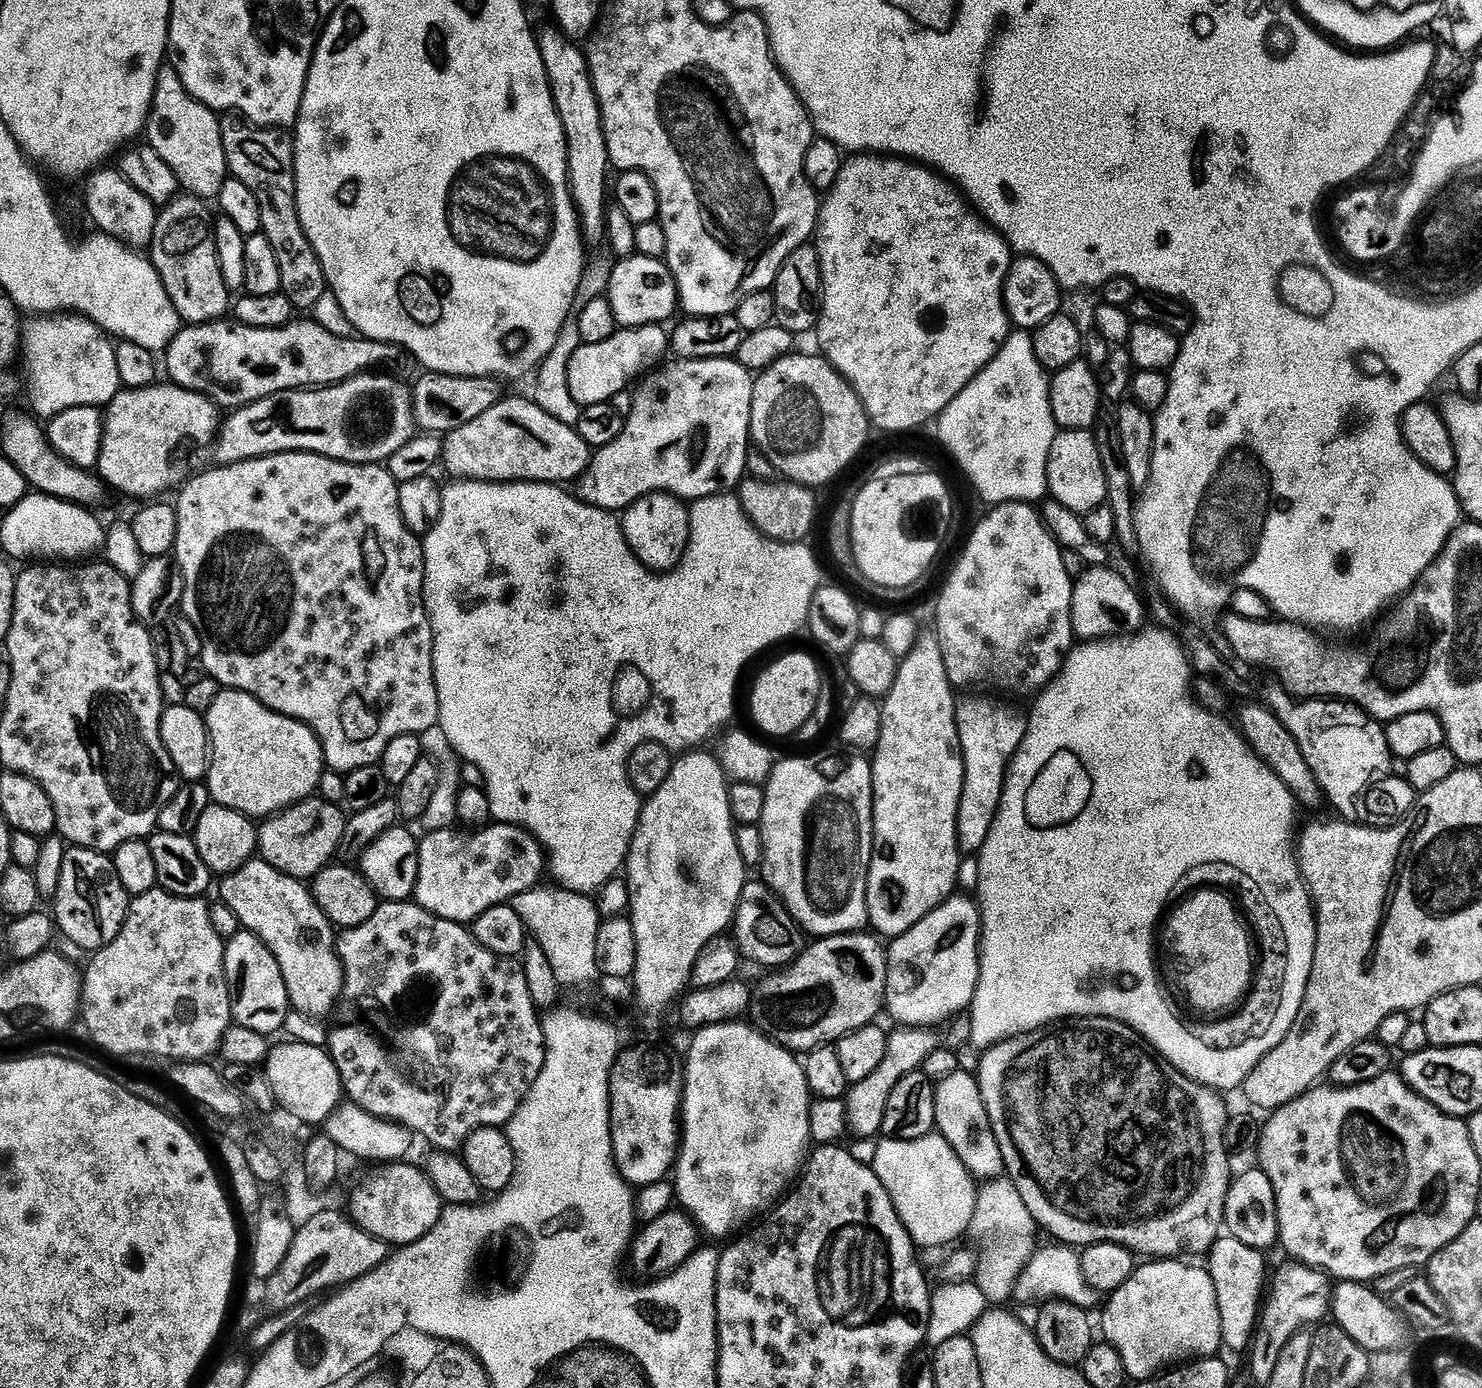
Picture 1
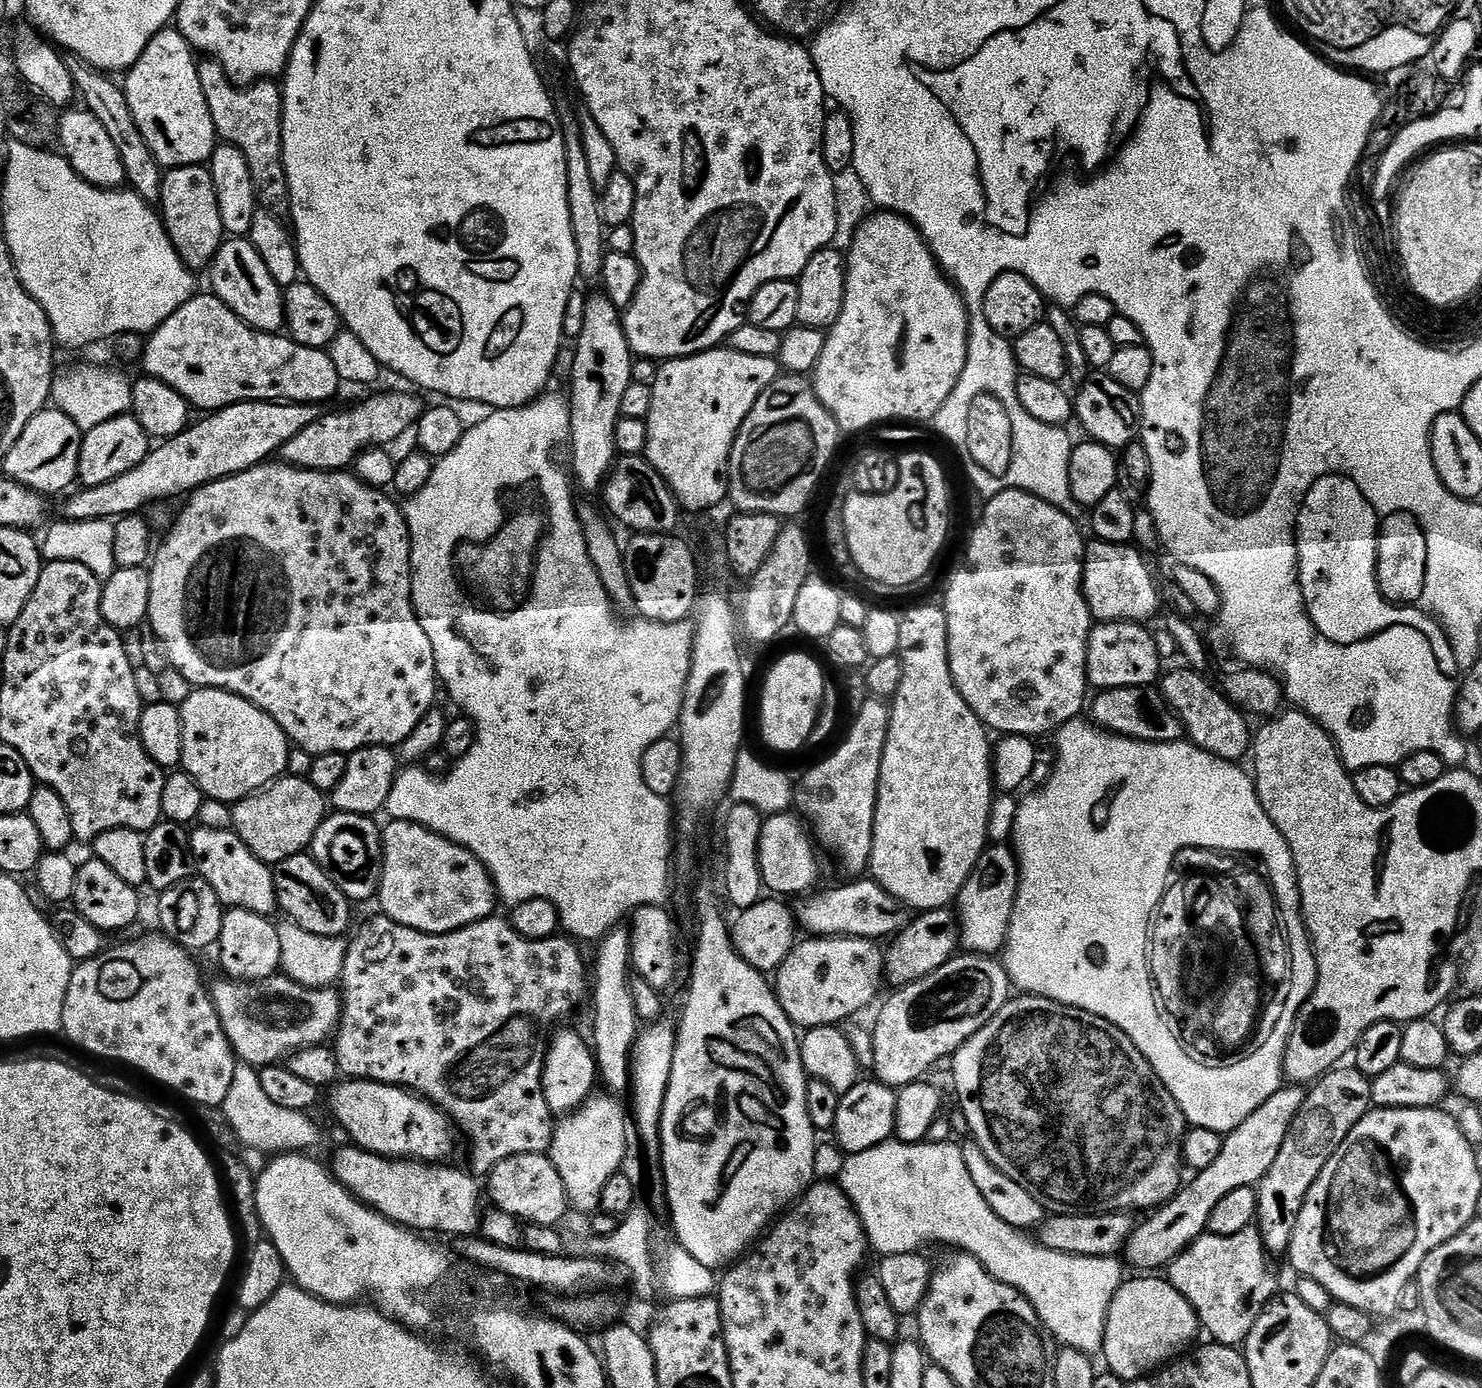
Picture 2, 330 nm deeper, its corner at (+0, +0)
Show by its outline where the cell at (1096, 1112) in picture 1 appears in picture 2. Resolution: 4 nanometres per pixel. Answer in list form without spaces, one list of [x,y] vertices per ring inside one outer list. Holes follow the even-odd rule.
[[[1020,994],[1015,998],[1009,999],[1008,1003],[1002,1006],[1002,1010],[998,1010],[998,1014],[994,1014],[994,1018],[990,1018],[990,1022],[986,1026],[982,1026],[982,1030],[978,1030],[978,1034],[974,1034],[954,1053],[950,1060],[950,1065],[951,1064],[952,1080],[956,1083],[956,1096],[960,1099],[960,1108],[964,1111],[964,1120],[968,1123],[969,1130],[972,1131],[971,1139],[984,1151],[986,1158],[990,1158],[990,1162],[994,1162],[994,1166],[998,1166],[998,1170],[1002,1170],[1002,1174],[1006,1174],[1006,1178],[1014,1178],[1014,1182],[1018,1182],[1018,1186],[1027,1188],[1029,1194],[1042,1205],[1045,1213],[1058,1216],[1079,1216],[1083,1210],[1088,1214],[1098,1212],[1123,1212],[1125,1214],[1132,1214],[1142,1211],[1143,1208],[1148,1208],[1147,1210],[1159,1209],[1161,1206],[1167,1204],[1168,1201],[1180,1191],[1182,1187],[1180,1171],[1185,1171],[1186,1168],[1183,1150],[1184,1135],[1188,1132],[1190,1125],[1188,1121],[1184,1119],[1184,1112],[1180,1108],[1180,1103],[1176,1101],[1174,1094],[1170,1094],[1170,1090],[1166,1090],[1166,1086],[1160,1081],[1158,1074],[1150,1066],[1150,1062],[1136,1049],[1134,1042],[1130,1042],[1130,1038],[1127,1034],[1122,1030],[1118,1030],[1118,1026],[1106,1022],[1106,1018],[1098,1018],[1086,1010],[1078,1010],[1077,1008],[1071,1008],[1065,1004],[1059,1004],[1045,996]]]

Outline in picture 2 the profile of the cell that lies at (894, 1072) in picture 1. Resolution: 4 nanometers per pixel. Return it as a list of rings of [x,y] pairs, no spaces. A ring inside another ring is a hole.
[[[957,954],[952,959],[947,960],[938,970],[934,970],[928,976],[924,976],[921,980],[914,981],[913,984],[905,984],[896,993],[889,998],[884,1004],[884,1009],[880,1012],[880,1017],[876,1020],[876,1028],[871,1029],[874,1046],[874,1069],[875,1079],[882,1084],[887,1084],[889,1088],[897,1090],[905,1088],[907,1084],[917,1083],[939,1060],[947,1061],[959,1048],[961,1048],[969,1038],[974,1034],[978,1034],[978,1030],[982,1030],[982,1026],[986,1026],[990,1022],[990,1018],[994,1018],[994,1014],[998,1014],[998,1010],[1002,1010],[1002,1006],[1007,1004],[1010,997],[1013,995],[1014,985],[1012,979],[1008,977],[1008,970],[1004,967],[999,959],[992,956],[982,956],[979,954]]]

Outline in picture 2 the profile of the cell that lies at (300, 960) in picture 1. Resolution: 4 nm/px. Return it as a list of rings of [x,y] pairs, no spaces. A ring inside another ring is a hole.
[[[197,827],[195,831],[191,833],[191,837],[196,872],[199,879],[205,880],[214,890],[214,894],[218,894],[220,903],[228,908],[241,908],[271,917],[272,911],[275,913],[278,908],[273,869],[258,859],[235,831],[223,832],[202,827]]]

